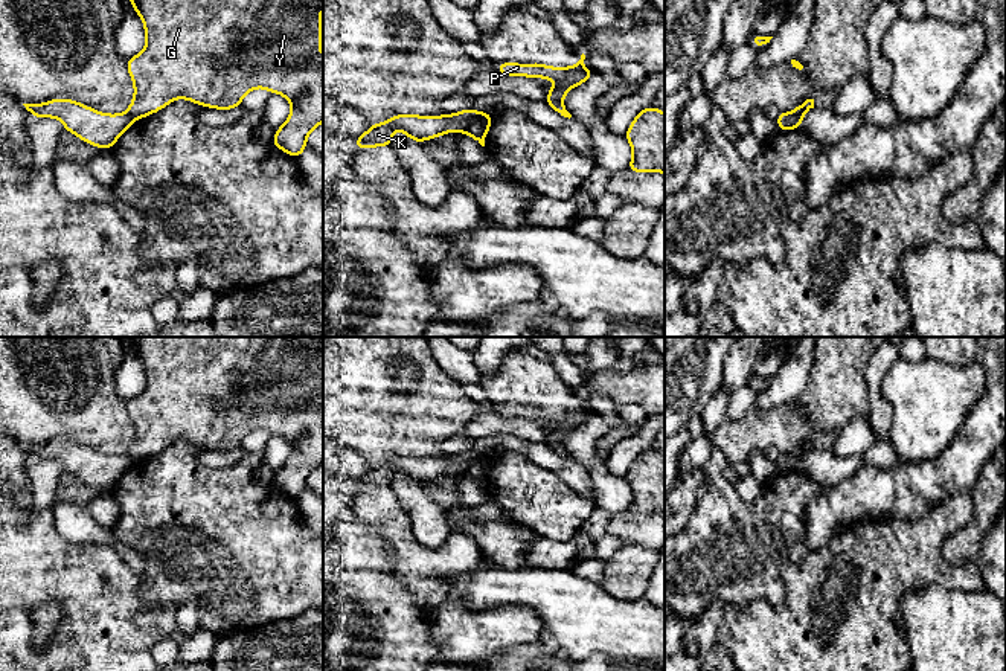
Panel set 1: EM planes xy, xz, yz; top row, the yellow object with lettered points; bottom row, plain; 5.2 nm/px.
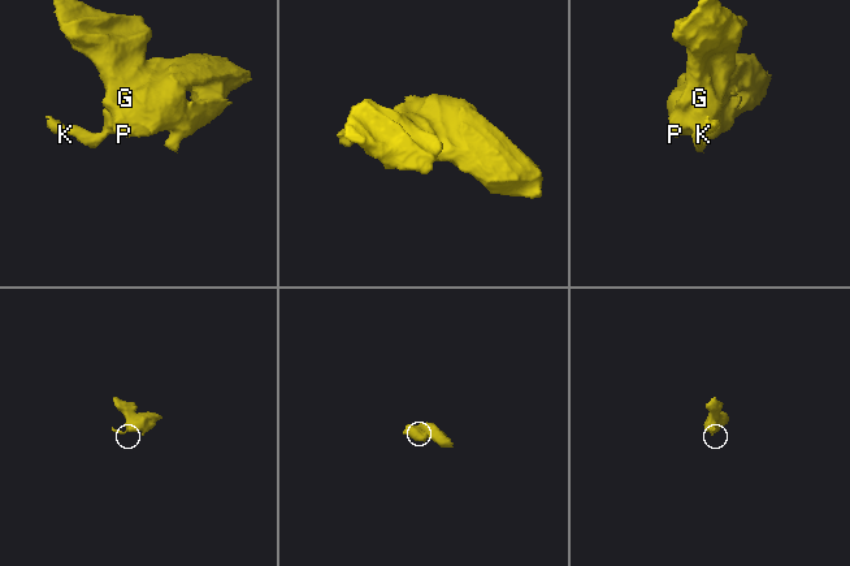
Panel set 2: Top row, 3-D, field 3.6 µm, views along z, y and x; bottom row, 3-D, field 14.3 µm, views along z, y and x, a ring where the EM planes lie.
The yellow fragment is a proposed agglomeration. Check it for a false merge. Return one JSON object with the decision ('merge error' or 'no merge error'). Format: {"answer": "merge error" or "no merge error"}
{"answer": "merge error"}

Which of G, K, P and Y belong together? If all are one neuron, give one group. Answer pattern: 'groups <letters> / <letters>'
groups G P Y / K

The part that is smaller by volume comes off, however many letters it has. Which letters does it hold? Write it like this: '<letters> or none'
K

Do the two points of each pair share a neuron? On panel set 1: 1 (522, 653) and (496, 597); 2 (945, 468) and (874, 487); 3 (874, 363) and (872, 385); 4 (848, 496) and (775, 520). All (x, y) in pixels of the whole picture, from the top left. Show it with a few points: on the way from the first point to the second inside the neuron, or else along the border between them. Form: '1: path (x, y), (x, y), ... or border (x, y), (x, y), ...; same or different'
1: border (464, 606), (468, 609), (531, 607), (535, 612); different
2: path (927, 484), (892, 487); same
3: path (874, 368), (874, 380); same
4: border (828, 488), (805, 510), (804, 542); different

